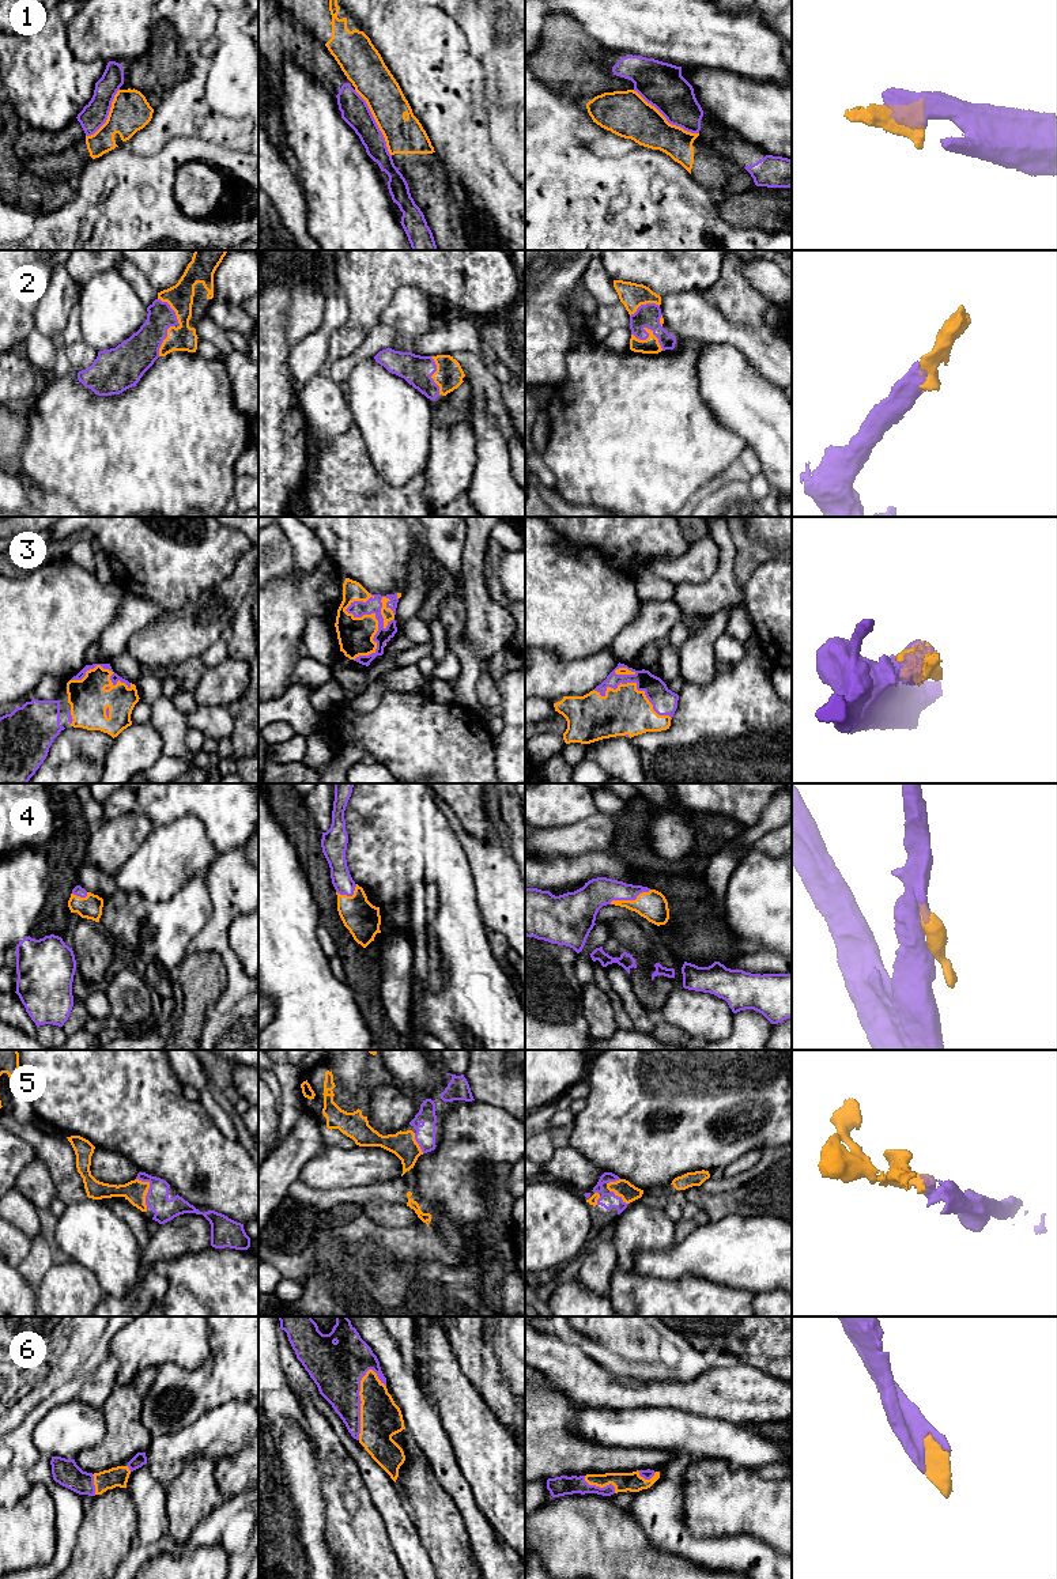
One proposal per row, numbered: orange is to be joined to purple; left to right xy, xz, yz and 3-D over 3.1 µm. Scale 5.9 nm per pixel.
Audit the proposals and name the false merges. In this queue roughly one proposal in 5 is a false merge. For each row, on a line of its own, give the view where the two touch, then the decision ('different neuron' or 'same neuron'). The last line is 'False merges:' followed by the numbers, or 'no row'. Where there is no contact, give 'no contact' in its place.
1: meets purple in yz; different neuron
2: meets purple in yz; same neuron
3: meets purple in xz; same neuron
4: meets purple in yz; same neuron
5: meets purple in xy; same neuron
6: meets purple in xz; same neuron
False merges: 1

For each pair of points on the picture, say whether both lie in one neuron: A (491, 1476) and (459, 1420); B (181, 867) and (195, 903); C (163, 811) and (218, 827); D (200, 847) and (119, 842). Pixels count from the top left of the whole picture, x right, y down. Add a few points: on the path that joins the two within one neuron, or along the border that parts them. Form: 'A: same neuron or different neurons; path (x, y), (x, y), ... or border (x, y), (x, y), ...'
A: same neuron; path (491, 1462), (480, 1442), (472, 1434)
B: different neurons; border (203, 876), (189, 879), (170, 898), (161, 901)
C: same neuron; path (177, 807), (197, 807), (204, 813)
D: different neurons; border (154, 826), (148, 837), (121, 868)

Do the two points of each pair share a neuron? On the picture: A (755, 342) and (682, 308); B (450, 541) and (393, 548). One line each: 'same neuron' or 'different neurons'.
A: same neuron
B: different neurons

